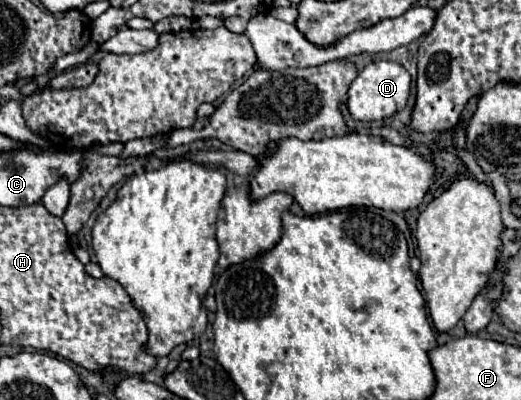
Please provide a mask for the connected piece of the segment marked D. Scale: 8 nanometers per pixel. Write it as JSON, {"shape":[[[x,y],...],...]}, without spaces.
{"shape":[[[372,61],[368,67],[360,71],[354,83],[348,89],[348,111],[358,121],[378,121],[396,115],[402,111],[410,97],[410,73],[394,61]]]}

